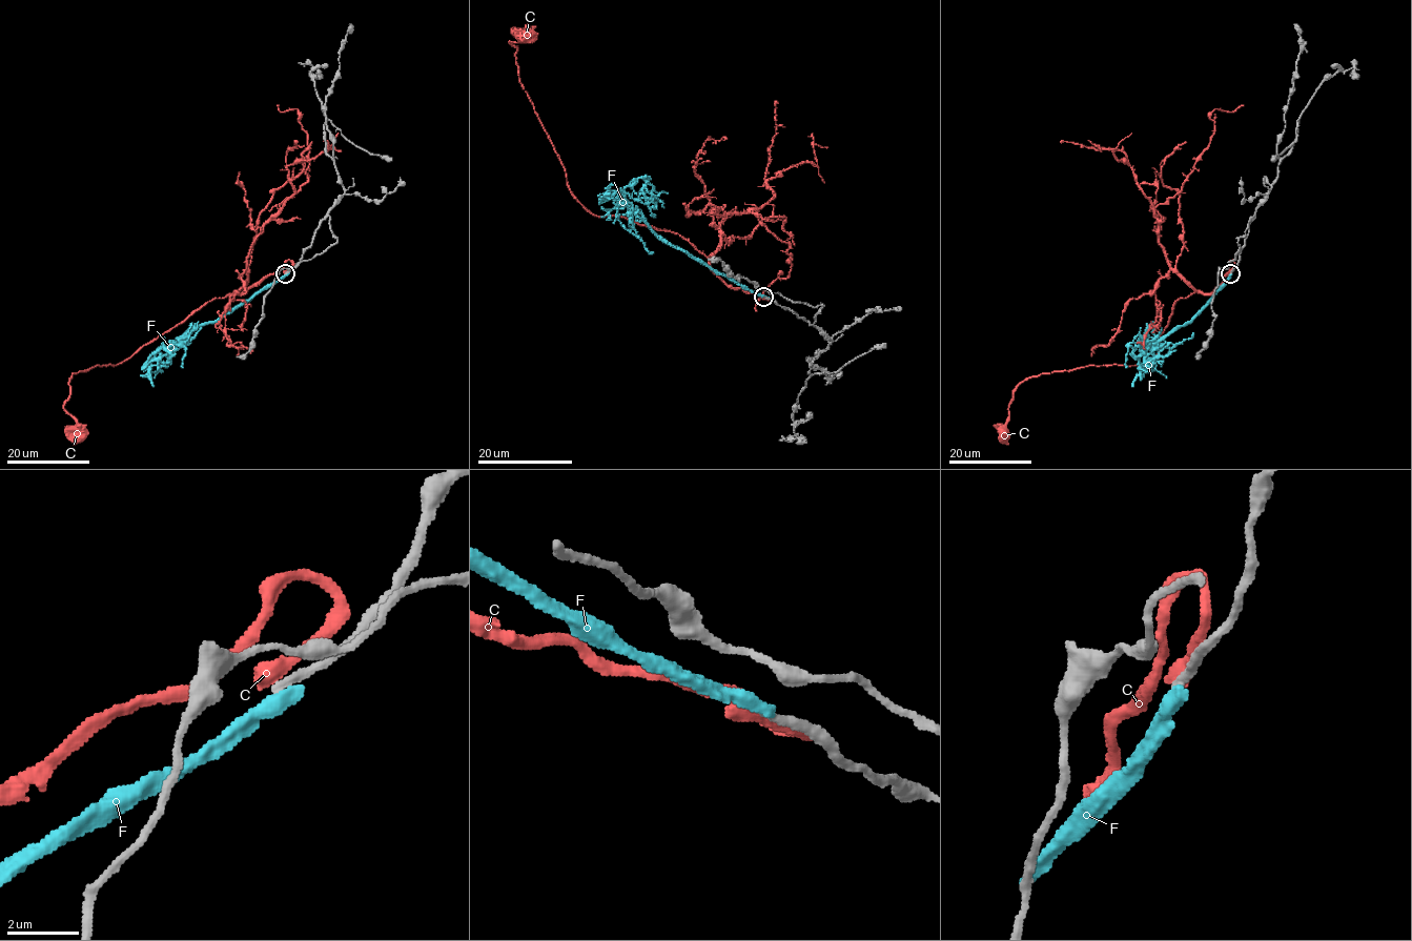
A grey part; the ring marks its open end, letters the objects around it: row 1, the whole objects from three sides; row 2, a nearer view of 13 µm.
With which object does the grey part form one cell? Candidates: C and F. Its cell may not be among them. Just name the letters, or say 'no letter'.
no letter

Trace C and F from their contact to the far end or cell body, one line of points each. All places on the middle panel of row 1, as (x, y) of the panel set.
C: (764, 297), (727, 285), (678, 233), (592, 215), (576, 198), (522, 84), (509, 41), (526, 33)
F: (764, 297), (668, 244), (626, 203), (625, 188), (634, 180), (645, 182), (642, 195), (655, 217)

